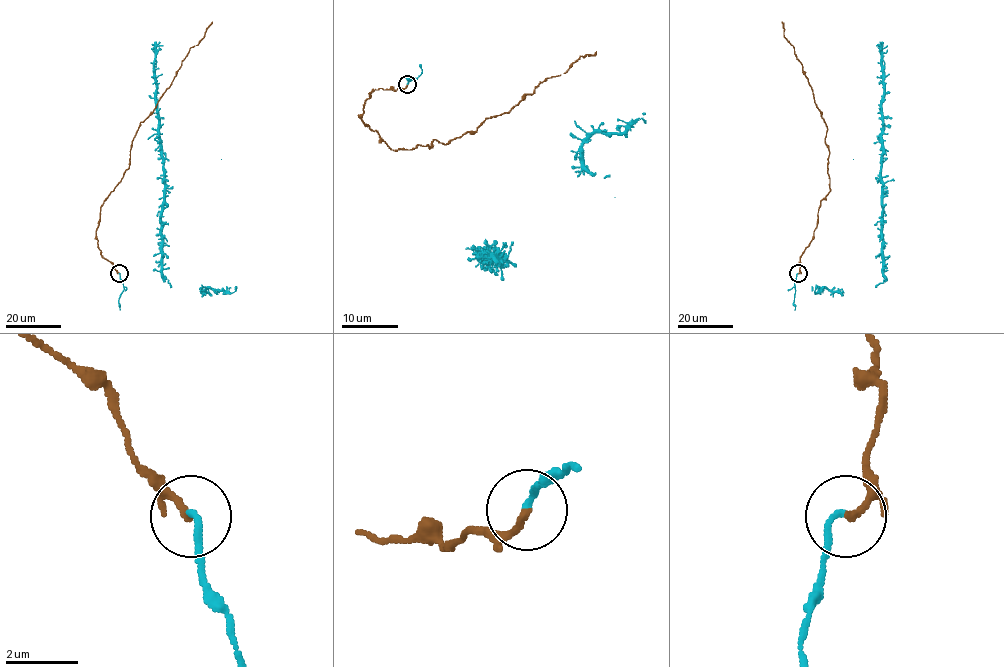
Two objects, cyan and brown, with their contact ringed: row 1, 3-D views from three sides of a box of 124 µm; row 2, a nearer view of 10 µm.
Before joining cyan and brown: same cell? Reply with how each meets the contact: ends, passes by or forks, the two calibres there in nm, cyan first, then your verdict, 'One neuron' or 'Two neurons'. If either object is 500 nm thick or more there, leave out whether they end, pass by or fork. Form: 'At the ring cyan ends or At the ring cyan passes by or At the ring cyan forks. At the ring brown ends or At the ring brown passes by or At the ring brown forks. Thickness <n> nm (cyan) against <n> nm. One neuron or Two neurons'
At the ring cyan ends. At the ring brown ends. Thickness 180 nm (cyan) against 200 nm. One neuron

